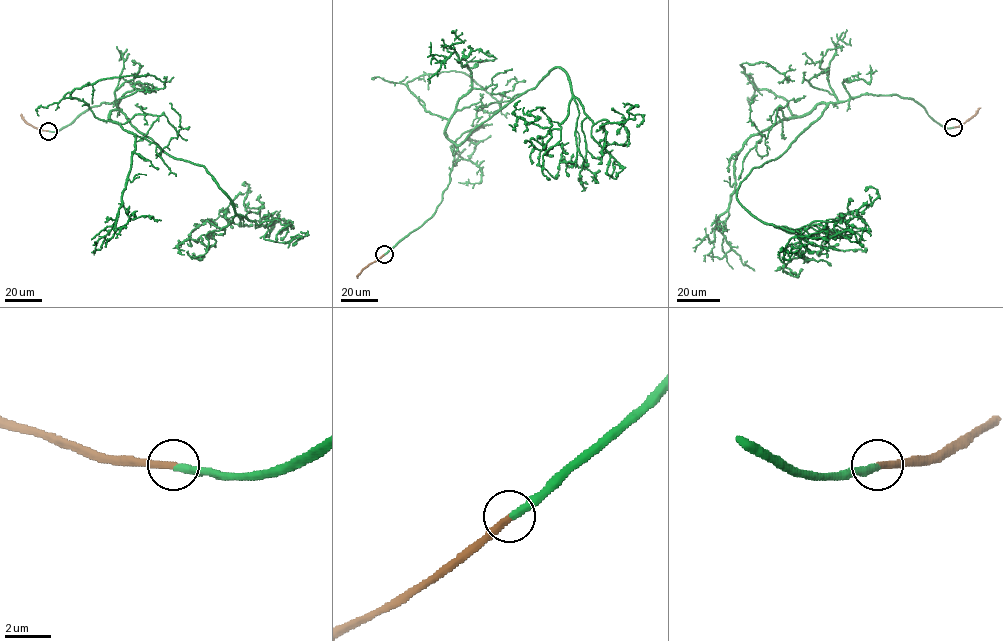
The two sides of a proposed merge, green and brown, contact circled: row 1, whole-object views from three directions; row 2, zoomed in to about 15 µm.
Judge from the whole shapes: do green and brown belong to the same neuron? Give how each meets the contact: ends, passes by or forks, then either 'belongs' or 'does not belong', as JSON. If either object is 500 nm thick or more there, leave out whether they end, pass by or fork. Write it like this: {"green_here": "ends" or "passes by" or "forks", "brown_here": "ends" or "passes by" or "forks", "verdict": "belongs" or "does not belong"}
{"green_here": "ends", "brown_here": "ends", "verdict": "belongs"}

